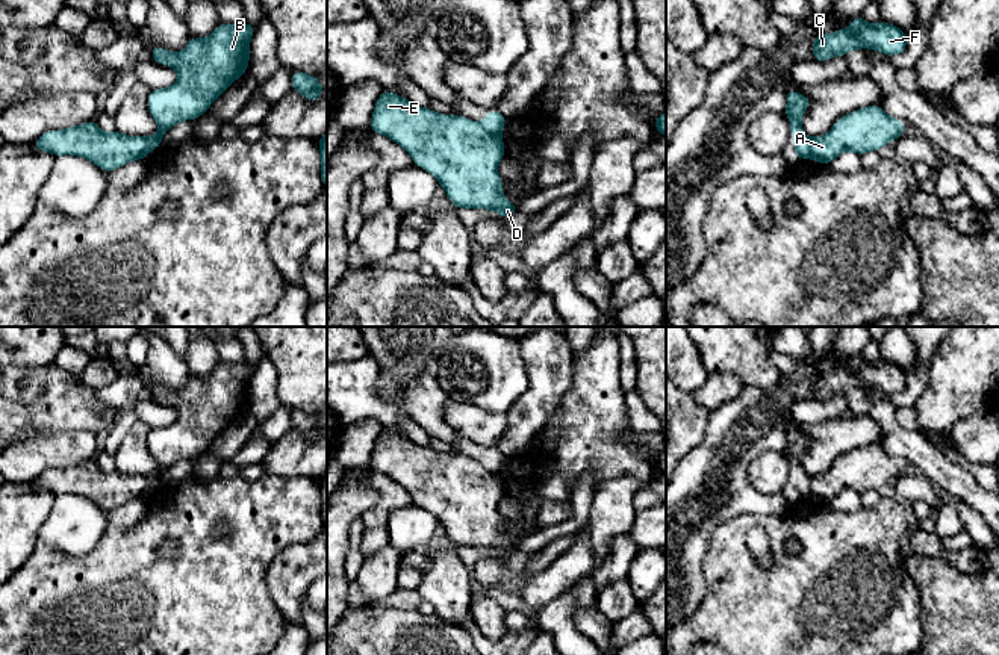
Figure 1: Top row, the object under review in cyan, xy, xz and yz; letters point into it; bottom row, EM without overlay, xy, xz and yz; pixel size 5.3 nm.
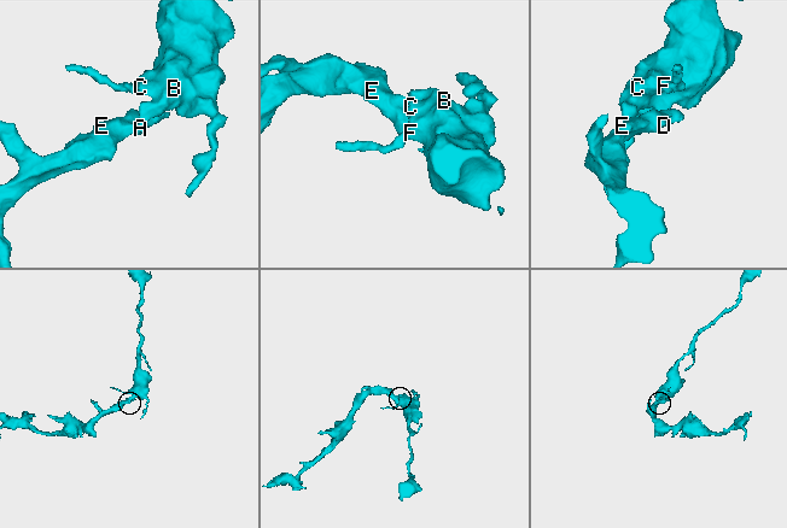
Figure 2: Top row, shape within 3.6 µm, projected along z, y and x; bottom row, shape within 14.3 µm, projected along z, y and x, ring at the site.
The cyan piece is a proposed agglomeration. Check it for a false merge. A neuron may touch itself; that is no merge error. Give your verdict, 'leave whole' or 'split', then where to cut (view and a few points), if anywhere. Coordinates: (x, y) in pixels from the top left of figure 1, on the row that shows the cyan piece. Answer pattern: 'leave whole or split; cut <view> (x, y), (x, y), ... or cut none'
split; cut xy (147, 138), (147, 153), (143, 158)

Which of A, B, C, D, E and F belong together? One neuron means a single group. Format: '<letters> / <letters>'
A D E / B C F

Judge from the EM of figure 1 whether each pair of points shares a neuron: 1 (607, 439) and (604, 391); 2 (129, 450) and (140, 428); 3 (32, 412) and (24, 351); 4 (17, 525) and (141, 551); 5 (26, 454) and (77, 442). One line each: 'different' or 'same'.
1: same
2: same
3: different
4: different
5: same

